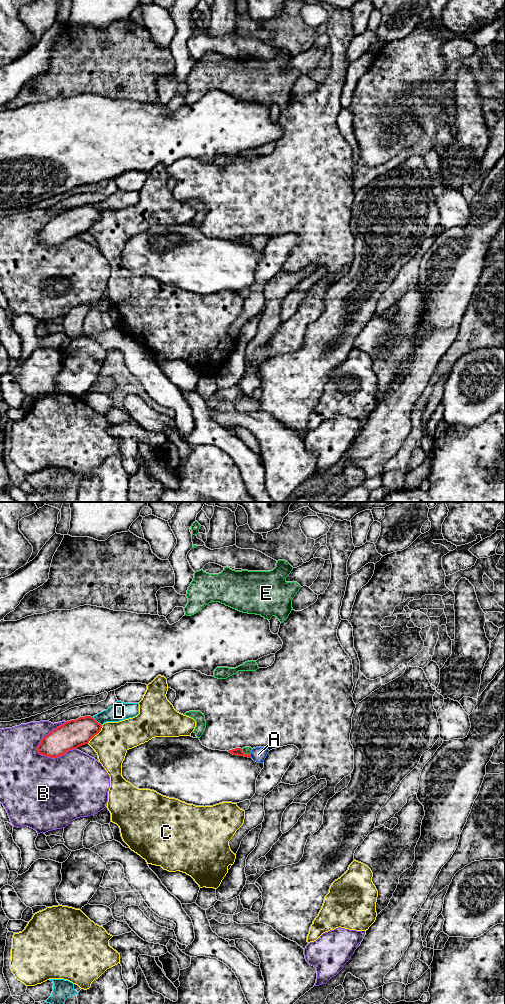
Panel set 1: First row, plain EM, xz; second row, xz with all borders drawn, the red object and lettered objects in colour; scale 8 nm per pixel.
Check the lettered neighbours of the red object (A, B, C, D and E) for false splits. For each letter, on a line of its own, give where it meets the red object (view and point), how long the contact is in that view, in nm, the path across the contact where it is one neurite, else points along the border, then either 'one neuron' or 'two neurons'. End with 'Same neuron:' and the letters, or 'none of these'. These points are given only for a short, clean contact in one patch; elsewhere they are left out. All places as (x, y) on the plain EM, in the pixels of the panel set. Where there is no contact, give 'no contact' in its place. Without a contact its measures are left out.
A: xz (250, 244) | 40 nm | along xz (249, 242), (251, 245) | two neurons
B: xz (46, 223) | 340 nm | two neurons
C: xz (96, 222) | 200 nm | two neurons
D: xz (96, 209) | 100 nm | two neurons
E: xz (244, 241) | 80 nm | along xz (241, 237), (249, 242) | two neurons
Same neuron: none of these

